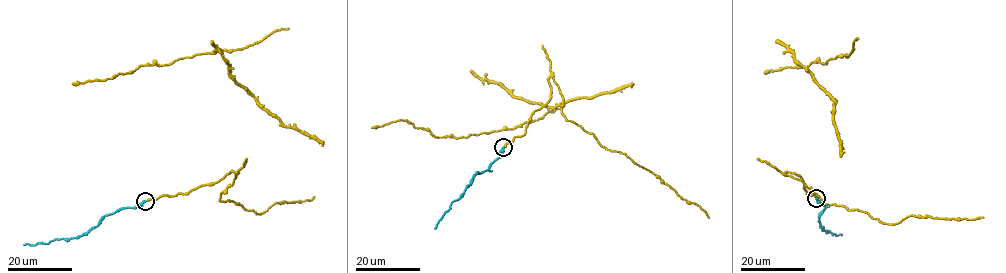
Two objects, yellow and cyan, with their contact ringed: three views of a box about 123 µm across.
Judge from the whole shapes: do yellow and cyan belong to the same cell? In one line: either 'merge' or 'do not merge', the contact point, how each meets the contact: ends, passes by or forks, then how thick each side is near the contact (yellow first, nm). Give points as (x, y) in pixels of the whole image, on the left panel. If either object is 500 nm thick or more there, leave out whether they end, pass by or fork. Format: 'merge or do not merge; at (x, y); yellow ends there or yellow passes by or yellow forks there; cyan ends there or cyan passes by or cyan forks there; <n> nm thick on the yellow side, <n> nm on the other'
merge; at (145, 201); yellow ends there; cyan ends there; 300 nm thick on the yellow side, 380 nm on the other

